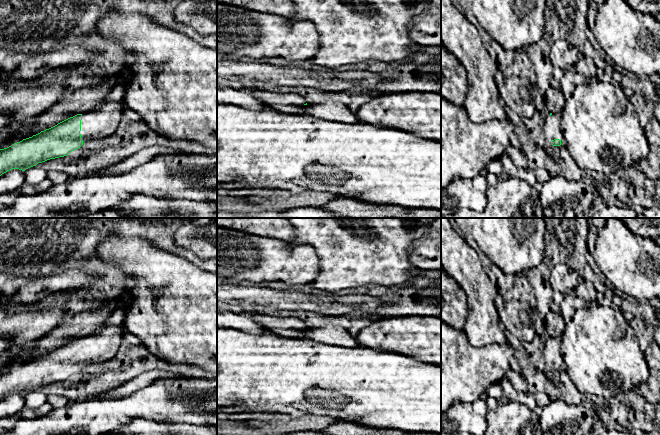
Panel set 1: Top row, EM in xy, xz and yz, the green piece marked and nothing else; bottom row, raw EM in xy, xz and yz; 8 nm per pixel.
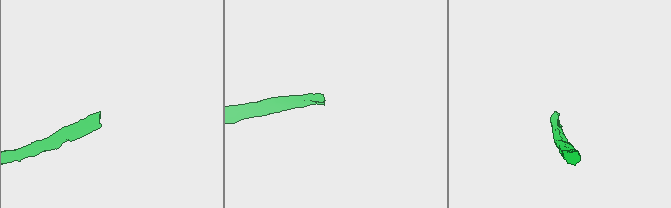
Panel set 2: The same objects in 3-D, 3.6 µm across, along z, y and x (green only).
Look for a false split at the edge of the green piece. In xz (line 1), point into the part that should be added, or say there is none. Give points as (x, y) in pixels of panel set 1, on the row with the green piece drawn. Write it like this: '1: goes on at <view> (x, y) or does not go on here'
1: does not go on here

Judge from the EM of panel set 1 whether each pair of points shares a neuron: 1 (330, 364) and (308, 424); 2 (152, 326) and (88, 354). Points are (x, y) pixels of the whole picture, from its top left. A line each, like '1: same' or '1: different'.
1: different
2: different

